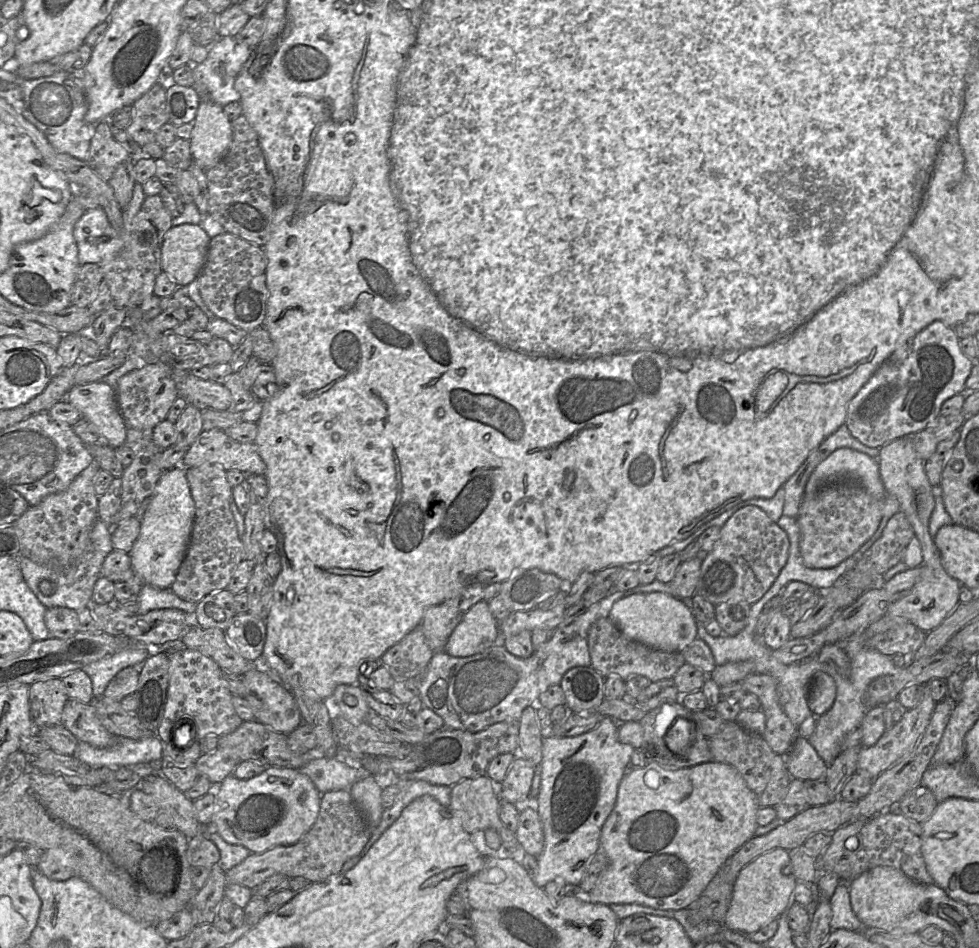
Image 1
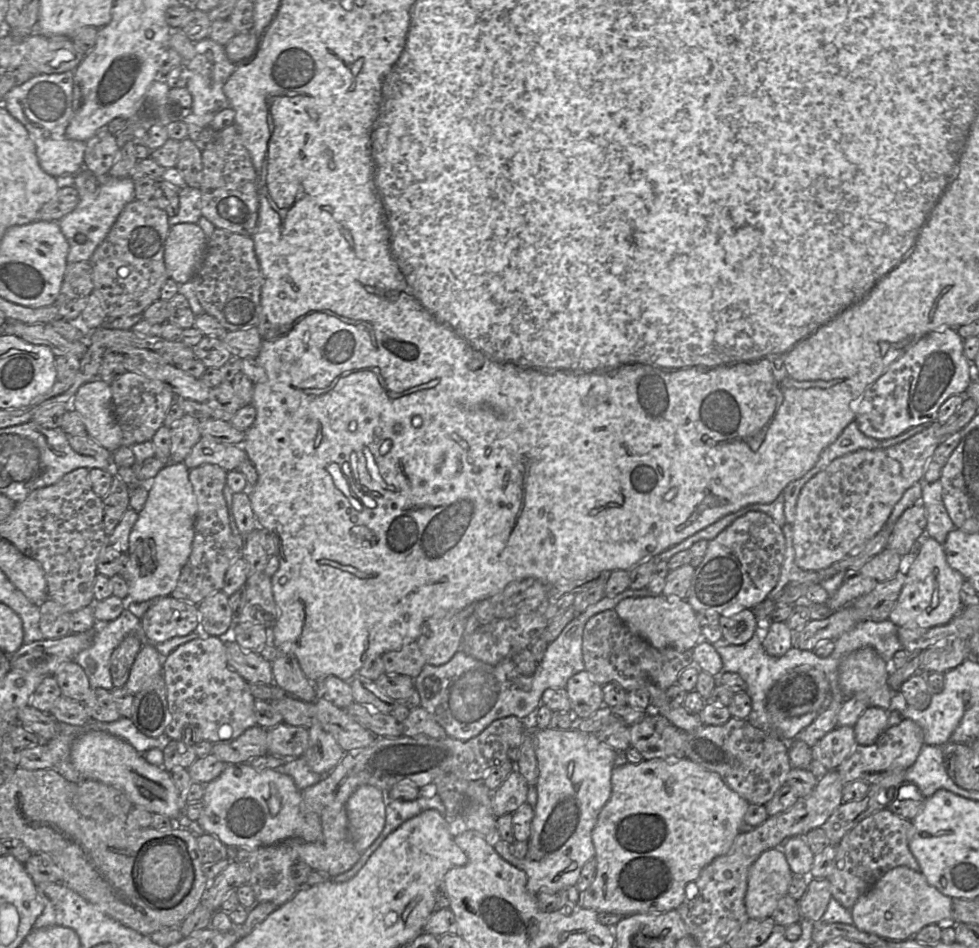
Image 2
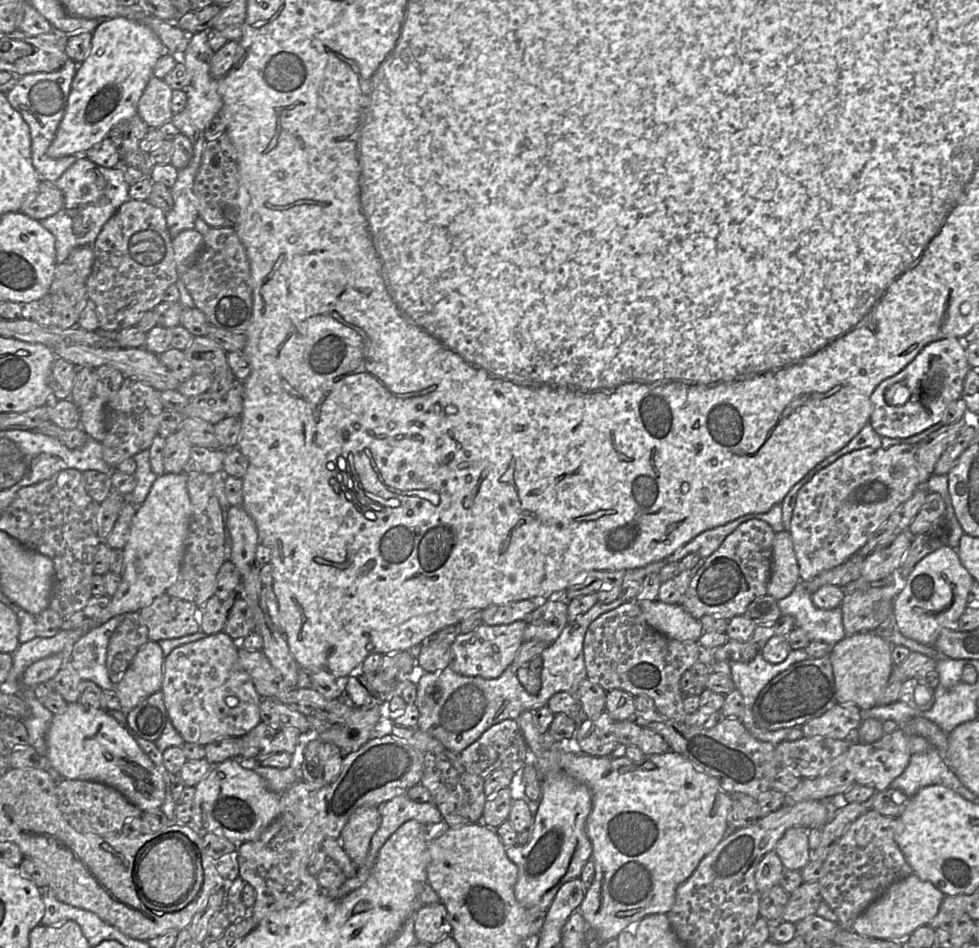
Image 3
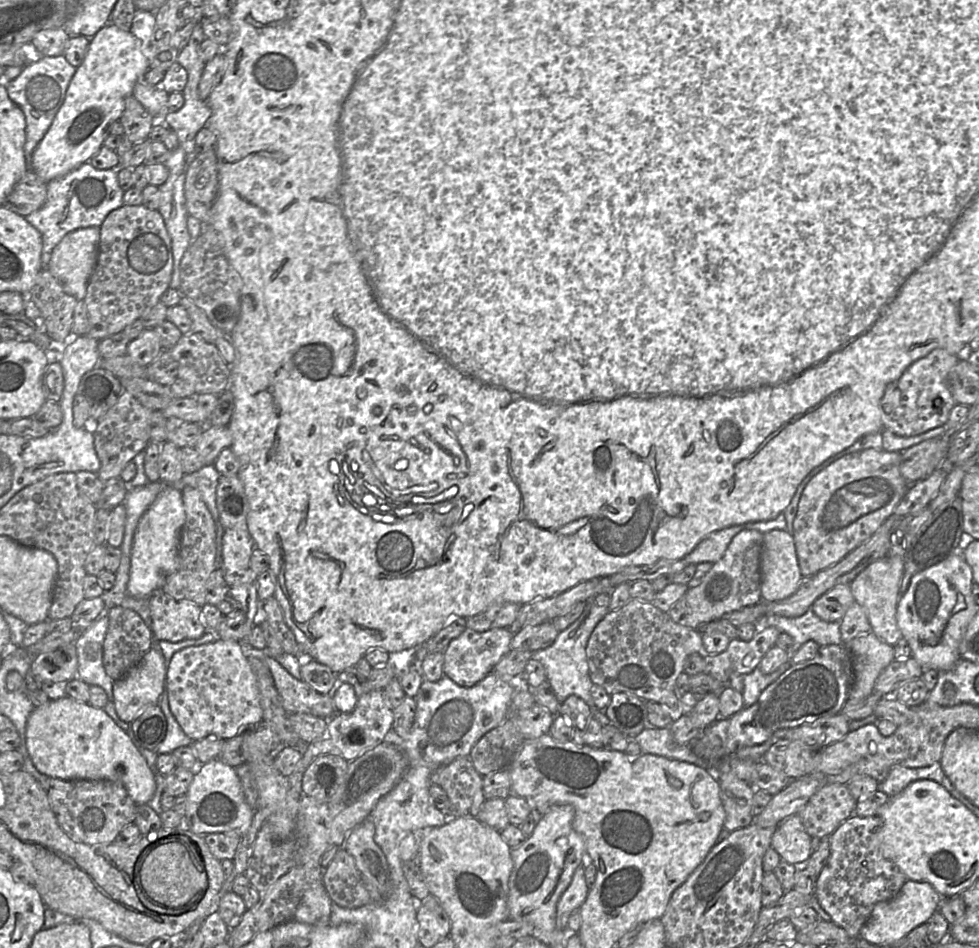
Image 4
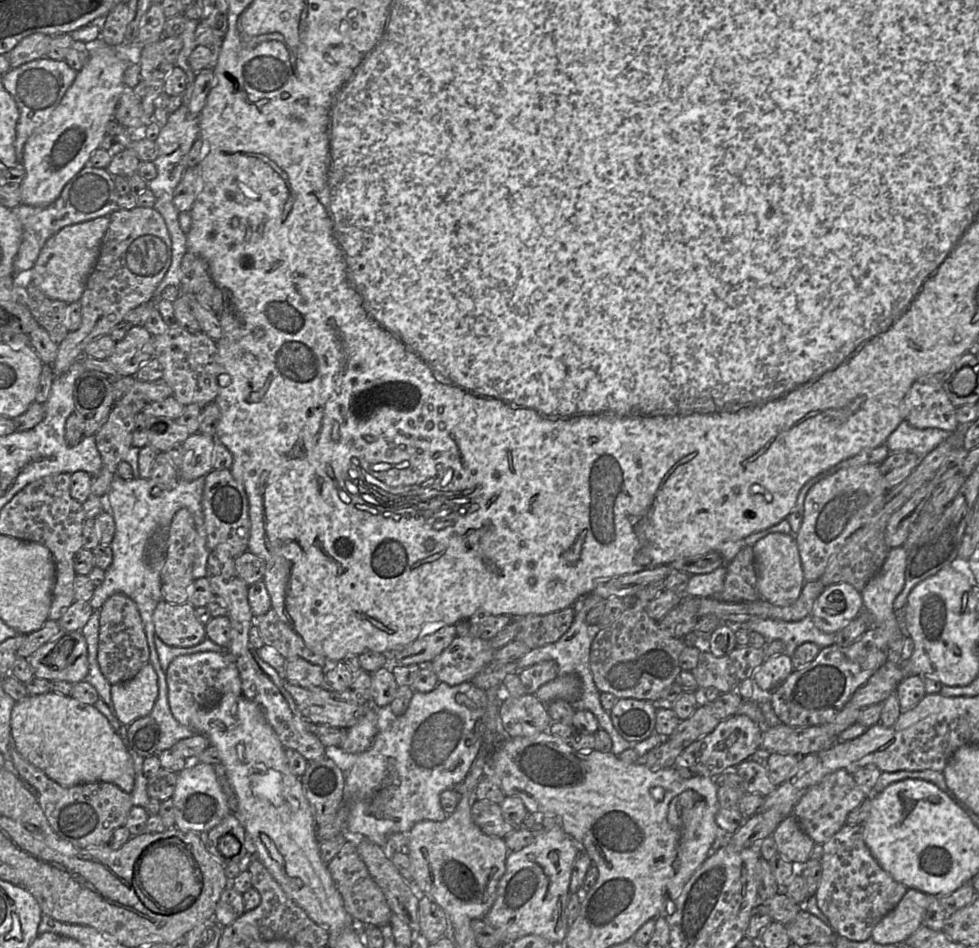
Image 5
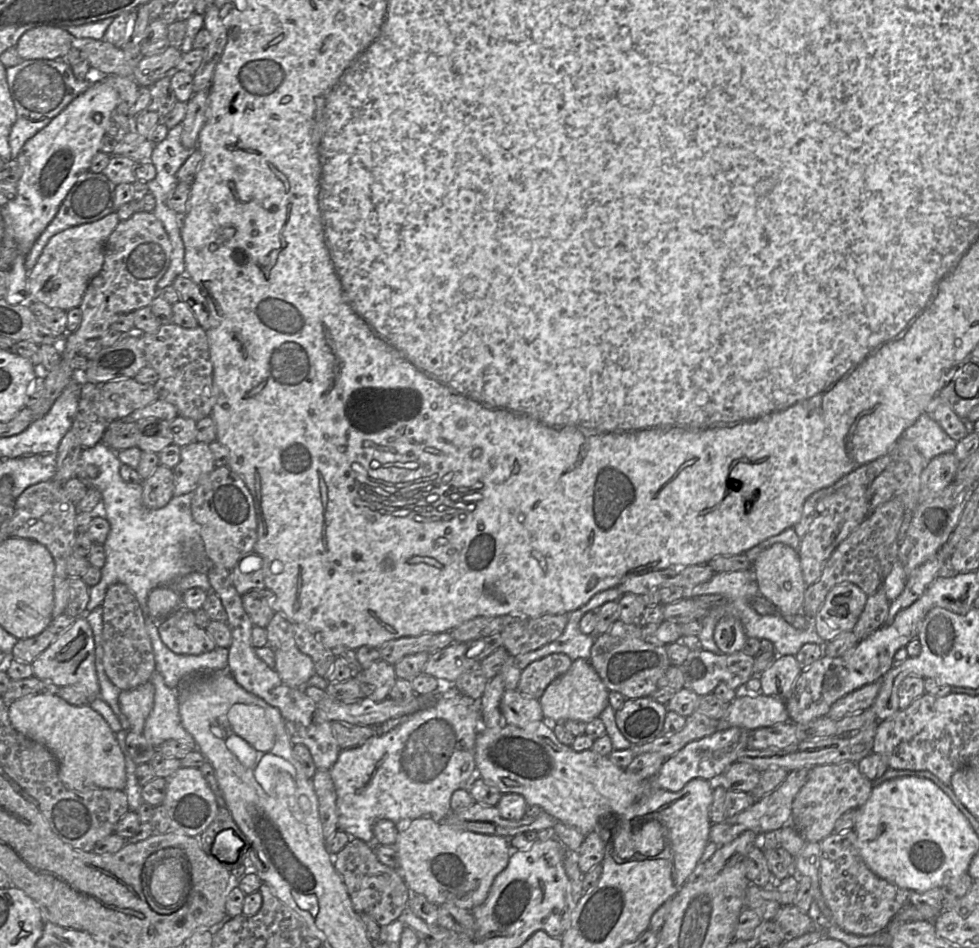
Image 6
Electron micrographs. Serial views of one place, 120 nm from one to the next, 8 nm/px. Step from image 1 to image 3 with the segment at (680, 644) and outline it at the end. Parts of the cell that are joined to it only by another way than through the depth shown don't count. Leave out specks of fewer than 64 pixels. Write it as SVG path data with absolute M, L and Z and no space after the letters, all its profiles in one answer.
M658 600L636 601L647 623L656 631L681 642L697 642L704 632L699 620L679 604Z

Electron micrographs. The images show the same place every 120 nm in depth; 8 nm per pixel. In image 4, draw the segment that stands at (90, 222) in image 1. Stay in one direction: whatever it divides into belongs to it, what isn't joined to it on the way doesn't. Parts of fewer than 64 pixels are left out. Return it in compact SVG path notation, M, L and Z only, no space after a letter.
M90 162L48 182L47 198L43 206L25 216L42 235L42 270L48 269L54 247L66 234L79 228L100 227L111 211L125 205L123 195L124 191L118 183L117 169L97 169Z

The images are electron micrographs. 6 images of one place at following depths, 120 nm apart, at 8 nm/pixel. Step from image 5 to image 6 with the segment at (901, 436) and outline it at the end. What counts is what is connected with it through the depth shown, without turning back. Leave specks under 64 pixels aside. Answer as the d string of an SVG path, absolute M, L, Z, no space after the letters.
M928 414L918 419L902 434L910 441L926 460L947 452L953 452L957 441L952 439Z

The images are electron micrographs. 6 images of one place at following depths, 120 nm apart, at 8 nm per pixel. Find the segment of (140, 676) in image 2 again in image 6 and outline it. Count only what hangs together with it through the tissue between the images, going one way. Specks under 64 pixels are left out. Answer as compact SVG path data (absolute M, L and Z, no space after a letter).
M151 681L134 689L120 692L118 697L119 707L129 721L129 731L143 732L145 721L154 705L154 696L155 687Z

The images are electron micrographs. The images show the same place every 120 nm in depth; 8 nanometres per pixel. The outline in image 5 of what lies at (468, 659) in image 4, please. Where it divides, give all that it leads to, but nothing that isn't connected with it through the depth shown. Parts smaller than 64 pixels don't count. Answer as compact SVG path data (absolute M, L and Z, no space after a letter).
M457 635L429 665L440 682L455 686L471 681L493 661L495 651L489 640Z

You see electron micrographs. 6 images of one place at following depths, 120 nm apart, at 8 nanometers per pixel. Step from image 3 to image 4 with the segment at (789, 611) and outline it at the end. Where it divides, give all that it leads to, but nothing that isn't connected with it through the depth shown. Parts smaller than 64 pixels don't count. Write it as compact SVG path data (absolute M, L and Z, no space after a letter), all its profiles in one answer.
M810 608L805 614L795 618L769 615L759 621L757 628L772 626L793 639L792 652L795 653L806 642L813 640L820 647L842 644L840 622L826 622Z

